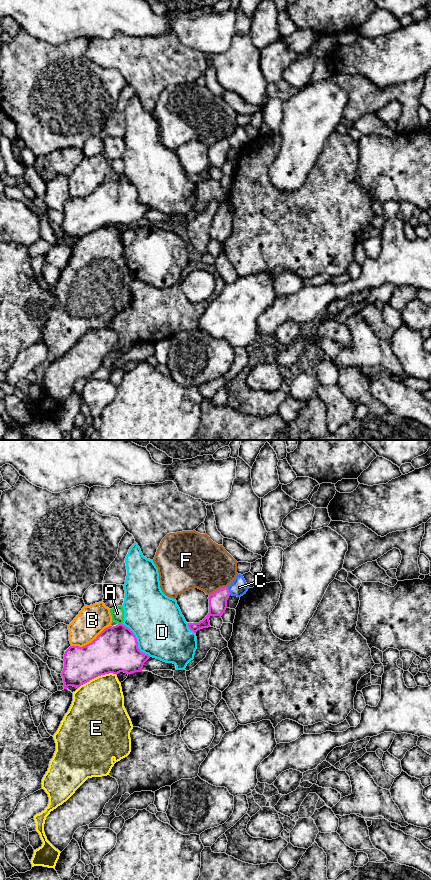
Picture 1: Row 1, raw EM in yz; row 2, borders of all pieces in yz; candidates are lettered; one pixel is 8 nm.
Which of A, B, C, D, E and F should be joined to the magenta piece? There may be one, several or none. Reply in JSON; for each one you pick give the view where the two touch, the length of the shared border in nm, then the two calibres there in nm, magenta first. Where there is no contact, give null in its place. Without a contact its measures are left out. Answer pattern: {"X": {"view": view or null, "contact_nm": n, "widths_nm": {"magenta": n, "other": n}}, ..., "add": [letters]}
{"C": {"view": "yz", "contact_nm": 70, "widths_nm": {"magenta": 140, "other": 140}}, "add": ["C"]}

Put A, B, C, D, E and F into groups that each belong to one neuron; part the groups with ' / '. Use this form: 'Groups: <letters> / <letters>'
Groups: A / B / C / D / E / F

